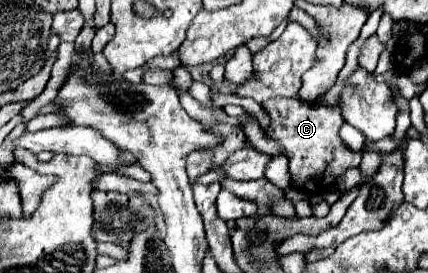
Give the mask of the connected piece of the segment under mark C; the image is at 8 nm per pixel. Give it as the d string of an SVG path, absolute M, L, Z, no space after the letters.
M269 99L263 105L263 111L269 115L271 123L265 129L265 135L279 141L281 153L289 159L291 183L307 193L335 187L347 169L359 167L361 153L347 149L341 141L339 130L344 123L339 107L309 107L297 99Z

